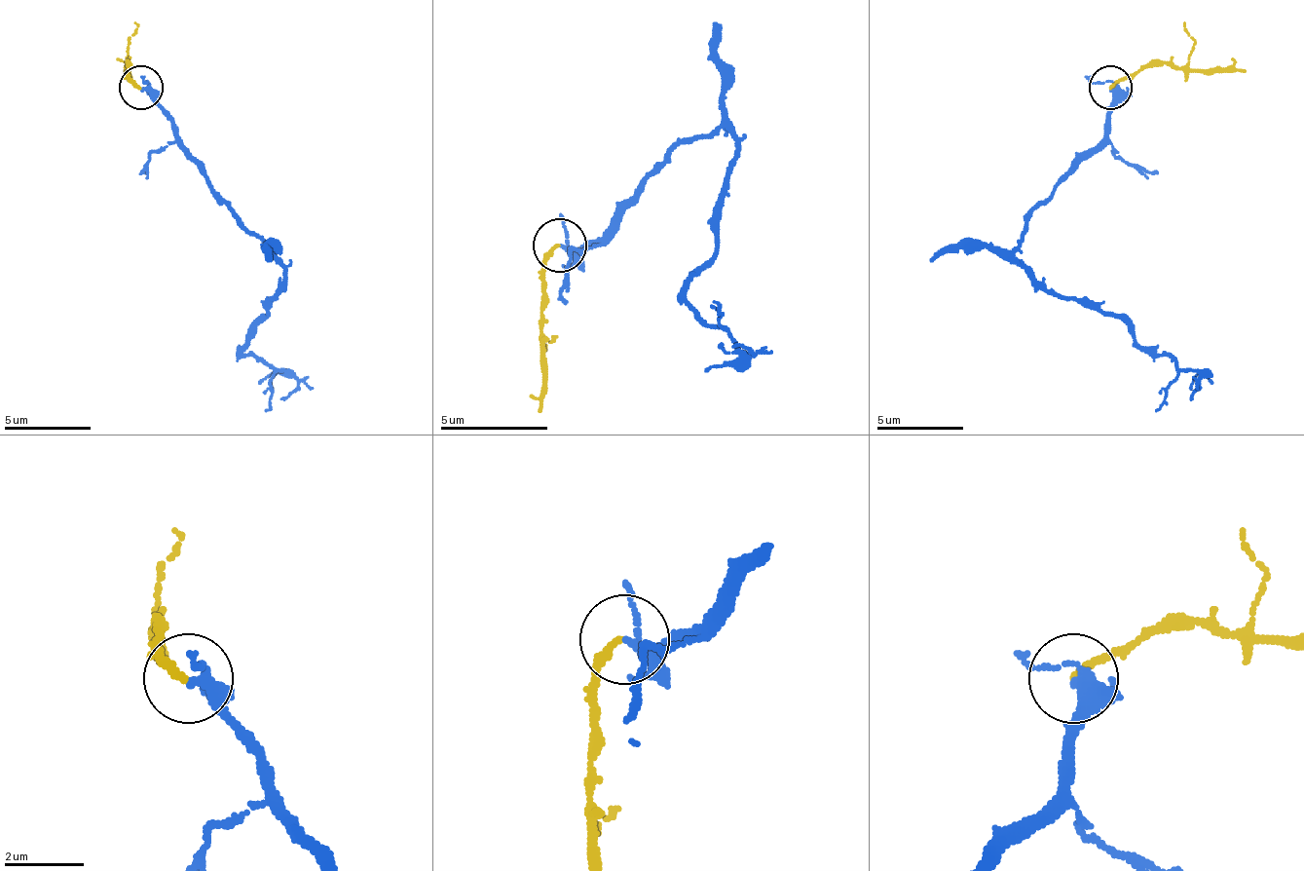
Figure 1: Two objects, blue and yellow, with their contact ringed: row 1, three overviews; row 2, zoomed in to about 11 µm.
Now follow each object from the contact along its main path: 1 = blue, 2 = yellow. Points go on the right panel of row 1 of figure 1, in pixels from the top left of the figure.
1: (1109, 89), (1113, 110), (1100, 145), (1030, 214), (1018, 262), (1113, 315), (1139, 345), (1196, 371), (1192, 397)
2: (1109, 89), (1127, 75), (1148, 66), (1227, 71), (1231, 57)

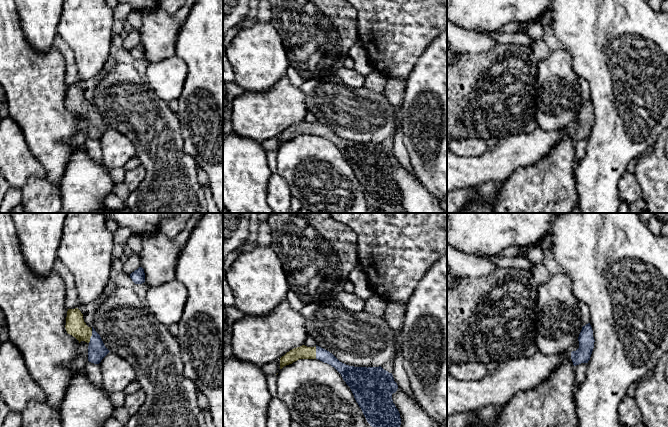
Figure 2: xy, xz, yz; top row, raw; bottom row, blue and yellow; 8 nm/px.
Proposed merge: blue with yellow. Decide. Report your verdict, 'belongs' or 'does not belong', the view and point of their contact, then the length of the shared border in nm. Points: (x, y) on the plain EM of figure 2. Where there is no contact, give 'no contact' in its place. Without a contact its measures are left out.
belongs | xy (92, 111) | 120 nm

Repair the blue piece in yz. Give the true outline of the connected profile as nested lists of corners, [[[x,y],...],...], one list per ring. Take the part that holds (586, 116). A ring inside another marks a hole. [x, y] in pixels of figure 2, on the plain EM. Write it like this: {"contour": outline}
{"contour": [[[590,99],[582,103],[578,117],[579,124],[576,127],[571,128],[571,135],[574,142],[581,139],[588,139],[588,137],[590,136],[595,118],[593,113],[593,106]]]}

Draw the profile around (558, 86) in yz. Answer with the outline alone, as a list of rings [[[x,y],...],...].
[[[566,50],[552,51],[544,60],[537,63],[537,124],[544,131],[572,127],[575,114],[581,108],[580,80],[573,69]]]

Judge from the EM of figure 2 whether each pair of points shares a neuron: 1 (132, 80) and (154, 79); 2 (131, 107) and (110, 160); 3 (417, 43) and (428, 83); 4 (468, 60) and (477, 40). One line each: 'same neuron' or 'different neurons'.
1: different neurons
2: different neurons
3: different neurons
4: different neurons

